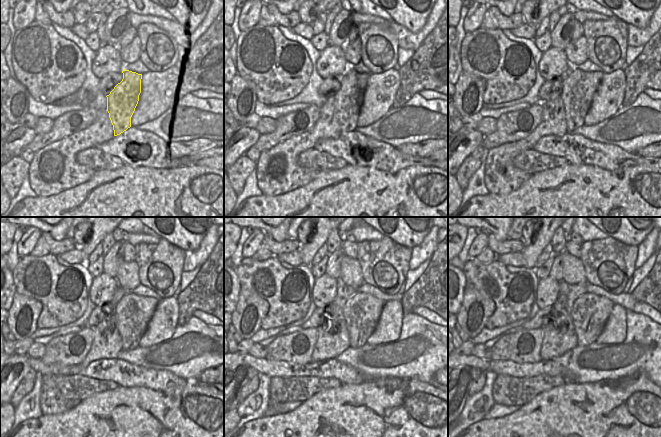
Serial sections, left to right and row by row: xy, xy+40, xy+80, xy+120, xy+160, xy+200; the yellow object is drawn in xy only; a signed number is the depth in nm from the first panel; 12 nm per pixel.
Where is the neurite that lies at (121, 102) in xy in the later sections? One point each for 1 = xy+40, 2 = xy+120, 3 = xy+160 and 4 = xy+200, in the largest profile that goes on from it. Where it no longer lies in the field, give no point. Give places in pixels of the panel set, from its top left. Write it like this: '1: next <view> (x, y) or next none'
1: next xy+40 (347, 101)
2: next xy+120 (133, 312)
3: next xy+160 (362, 311)
4: next xy+200 (590, 312)

